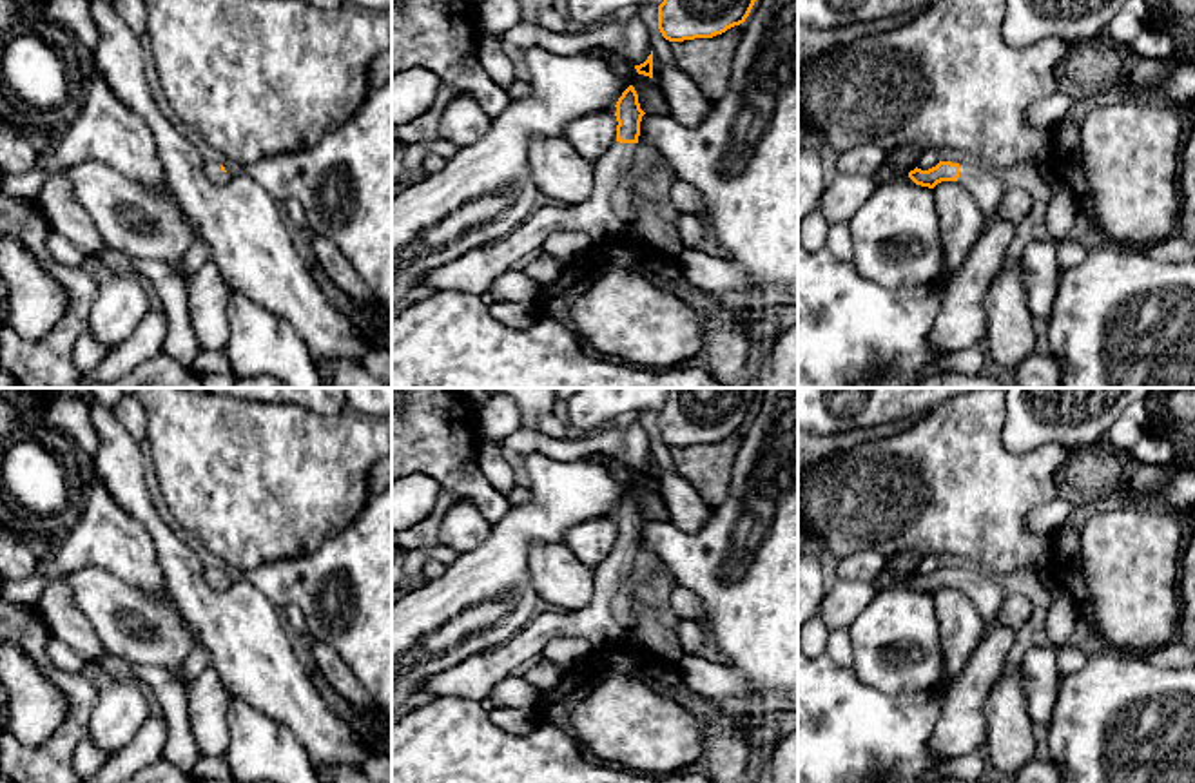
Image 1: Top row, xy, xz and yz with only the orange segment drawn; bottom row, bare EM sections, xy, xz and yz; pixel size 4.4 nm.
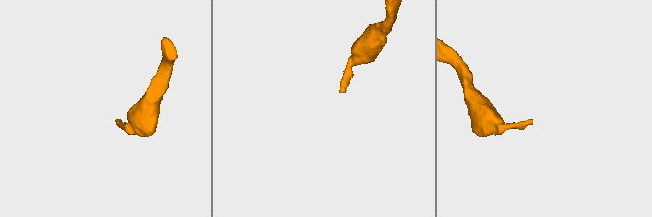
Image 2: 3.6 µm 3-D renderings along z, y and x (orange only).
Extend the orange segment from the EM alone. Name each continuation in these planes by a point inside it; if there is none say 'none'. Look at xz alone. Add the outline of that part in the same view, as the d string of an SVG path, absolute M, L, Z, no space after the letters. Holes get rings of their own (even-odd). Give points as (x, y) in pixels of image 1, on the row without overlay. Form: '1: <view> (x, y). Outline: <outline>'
1: xz (474, 678). Outline: M615 547L595 567L593 598L578 611L537 613L526 627L499 647L475 654L459 665L437 672L421 689L439 698L464 698L482 703L491 689L526 660L540 656L544 647L559 636L586 638L595 652L620 645L626 631L609 611L611 598L622 593L633 575L636 549Z

